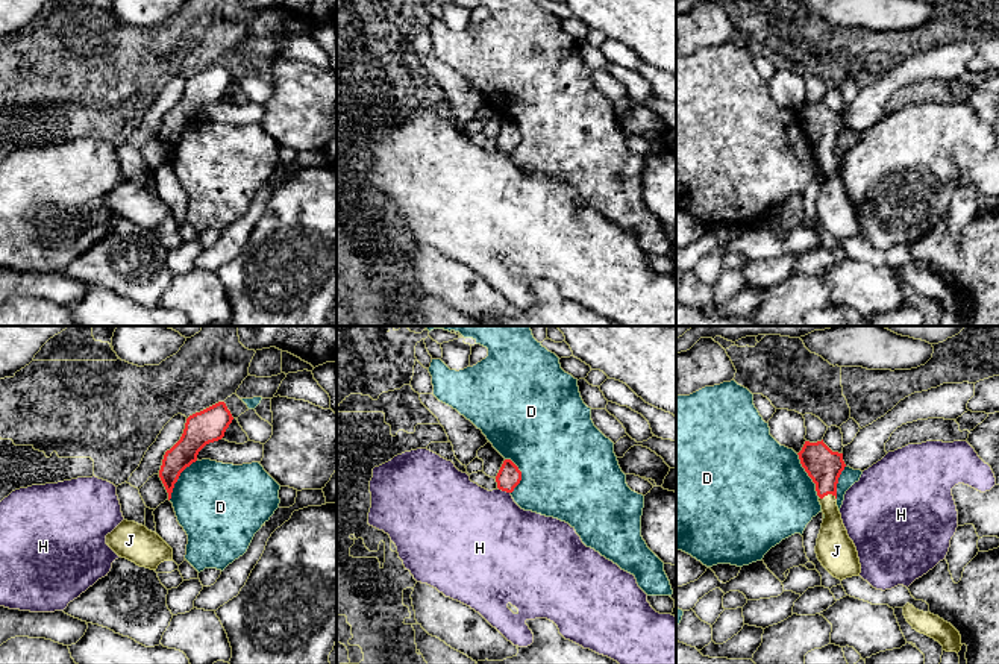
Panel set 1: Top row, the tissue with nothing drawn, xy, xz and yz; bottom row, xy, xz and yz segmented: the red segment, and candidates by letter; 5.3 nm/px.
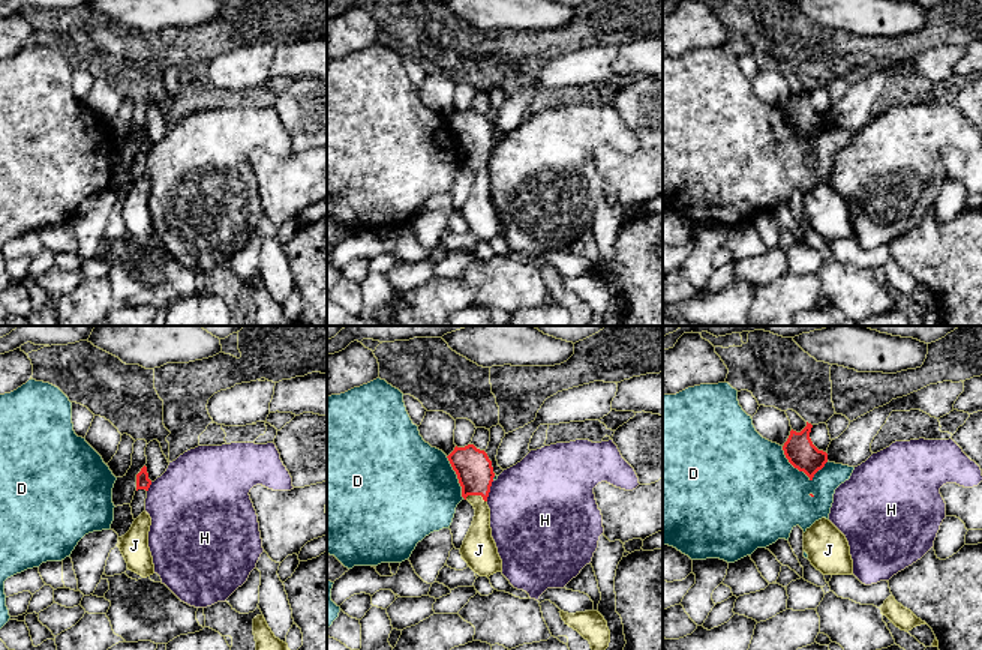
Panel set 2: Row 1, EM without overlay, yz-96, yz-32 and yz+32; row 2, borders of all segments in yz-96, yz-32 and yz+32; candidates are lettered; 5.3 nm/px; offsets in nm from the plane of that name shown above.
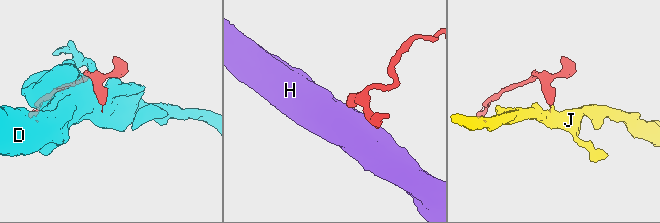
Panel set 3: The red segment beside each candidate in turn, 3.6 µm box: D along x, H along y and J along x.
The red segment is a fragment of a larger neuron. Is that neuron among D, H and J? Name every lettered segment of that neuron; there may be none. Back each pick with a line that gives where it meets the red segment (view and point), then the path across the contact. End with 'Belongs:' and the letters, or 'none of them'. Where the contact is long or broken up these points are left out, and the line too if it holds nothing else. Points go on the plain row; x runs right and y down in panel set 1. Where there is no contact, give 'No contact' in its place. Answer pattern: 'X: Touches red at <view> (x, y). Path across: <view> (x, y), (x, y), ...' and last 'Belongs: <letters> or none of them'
J: Touches red at yz (826, 155). Path across: yz (823, 126), (826, 155), (833, 176), (833, 200)
Belongs: J

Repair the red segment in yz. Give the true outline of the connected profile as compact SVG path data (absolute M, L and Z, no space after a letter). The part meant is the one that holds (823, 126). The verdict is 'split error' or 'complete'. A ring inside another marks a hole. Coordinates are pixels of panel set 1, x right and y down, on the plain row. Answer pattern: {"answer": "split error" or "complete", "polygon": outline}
{"answer": "split error", "polygon": "M805 102L797 114L802 127L816 144L825 174L816 214L822 226L837 240L860 236L861 224L857 208L849 199L837 167L837 144L846 124L843 114L832 112L825 103Z"}

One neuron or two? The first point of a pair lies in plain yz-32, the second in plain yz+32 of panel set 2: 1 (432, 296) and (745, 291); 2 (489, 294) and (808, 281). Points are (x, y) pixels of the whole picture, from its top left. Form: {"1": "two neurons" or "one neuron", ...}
{"1": "two neurons", "2": "two neurons"}

